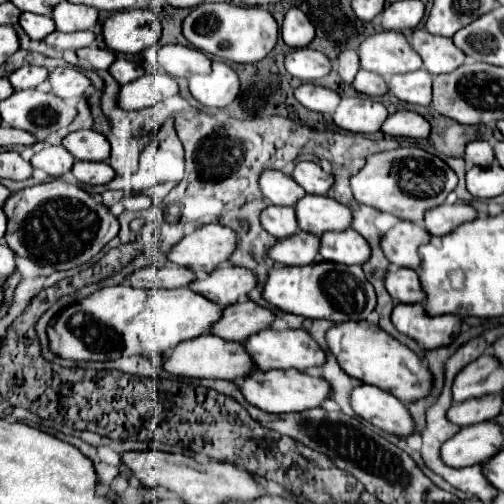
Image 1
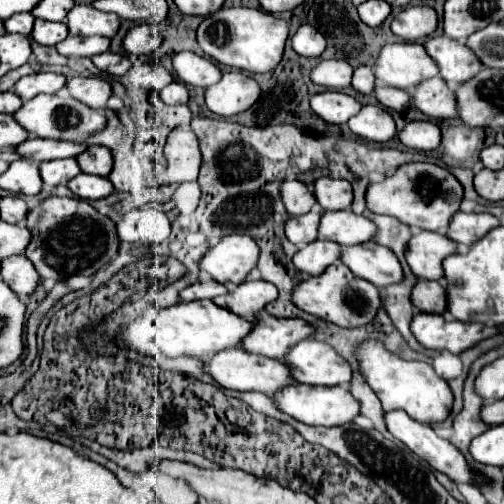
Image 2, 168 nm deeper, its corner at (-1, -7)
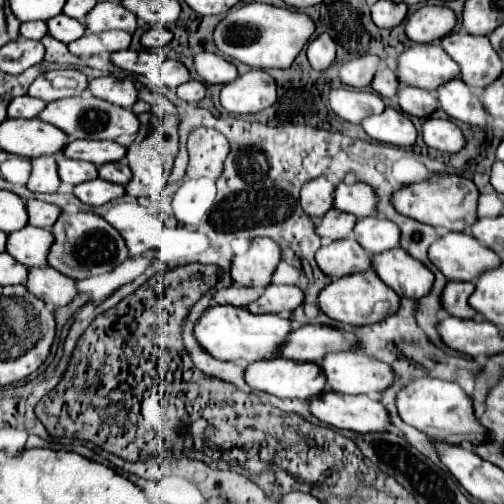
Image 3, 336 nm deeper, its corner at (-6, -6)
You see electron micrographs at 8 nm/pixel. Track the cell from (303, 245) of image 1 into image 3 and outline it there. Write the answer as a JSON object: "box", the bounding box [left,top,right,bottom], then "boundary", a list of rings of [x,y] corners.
{"box":[316,237,370,279],"boundary":[[[348,237],[340,241],[324,241],[316,251],[316,263],[324,275],[334,279],[338,275],[370,269],[370,255],[354,237]]]}

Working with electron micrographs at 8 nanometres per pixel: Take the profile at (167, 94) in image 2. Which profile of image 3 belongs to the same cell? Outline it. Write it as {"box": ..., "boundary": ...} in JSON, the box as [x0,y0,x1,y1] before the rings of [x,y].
{"box":[178,81,206,103],"boundary":[[[188,81],[178,87],[178,97],[186,103],[198,103],[206,95],[206,85],[200,81]]]}

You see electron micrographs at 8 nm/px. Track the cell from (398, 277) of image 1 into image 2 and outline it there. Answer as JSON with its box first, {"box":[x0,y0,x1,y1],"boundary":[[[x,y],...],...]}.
{"box":[411,280,447,314],"boundary":[[[419,280],[417,286],[413,288],[411,294],[413,304],[421,312],[431,312],[431,314],[443,314],[447,310],[447,300],[445,300],[445,288],[441,282],[429,282],[429,280]]]}

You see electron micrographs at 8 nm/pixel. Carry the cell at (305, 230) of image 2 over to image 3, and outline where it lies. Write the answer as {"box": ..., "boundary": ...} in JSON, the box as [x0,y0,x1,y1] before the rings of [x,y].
{"box":[316,209,354,239],"boundary":[[[330,209],[326,211],[326,215],[322,215],[316,221],[316,235],[320,239],[344,239],[352,235],[352,227],[354,227],[354,215],[346,215],[338,209]]]}

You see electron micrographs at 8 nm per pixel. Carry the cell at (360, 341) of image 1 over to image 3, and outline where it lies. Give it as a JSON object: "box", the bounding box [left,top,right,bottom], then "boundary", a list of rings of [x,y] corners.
{"box":[396,377,486,445],"boundary":[[[420,377],[400,389],[400,393],[396,395],[396,407],[398,407],[398,413],[404,423],[416,427],[418,431],[426,433],[428,437],[442,439],[442,441],[448,441],[454,445],[458,445],[462,441],[468,441],[474,445],[474,443],[486,439],[486,429],[474,417],[472,399],[462,391],[462,387],[458,383],[442,381],[442,379],[434,379],[434,377]]]}

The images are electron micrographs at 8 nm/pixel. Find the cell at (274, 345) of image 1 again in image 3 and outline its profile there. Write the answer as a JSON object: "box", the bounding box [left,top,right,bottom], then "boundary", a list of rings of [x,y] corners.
{"box":[318,351,392,403],"boundary":[[[362,351],[328,353],[318,365],[324,371],[326,383],[338,393],[364,393],[380,403],[382,391],[392,385],[390,365],[368,357]]]}

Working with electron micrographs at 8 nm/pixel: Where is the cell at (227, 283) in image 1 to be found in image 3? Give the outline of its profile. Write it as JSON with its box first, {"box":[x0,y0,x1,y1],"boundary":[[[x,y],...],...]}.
{"box":[248,283,304,313],"boundary":[[[270,283],[260,299],[252,301],[248,305],[250,313],[280,313],[280,311],[292,311],[298,305],[302,305],[304,295],[294,285],[274,285]]]}

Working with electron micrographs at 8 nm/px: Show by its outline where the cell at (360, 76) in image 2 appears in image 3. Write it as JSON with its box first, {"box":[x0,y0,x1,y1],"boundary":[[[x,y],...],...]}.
{"box":[372,67,398,99],"boundary":[[[382,67],[376,71],[374,79],[372,79],[372,89],[382,95],[382,97],[388,97],[388,99],[394,99],[396,97],[396,91],[398,91],[398,79],[394,75],[394,71],[390,71],[388,67]]]}

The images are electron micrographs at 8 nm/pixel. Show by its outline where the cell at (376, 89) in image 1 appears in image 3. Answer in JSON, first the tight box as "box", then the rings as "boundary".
{"box":[398,87,438,117],"boundary":[[[400,87],[398,89],[398,105],[404,113],[416,115],[416,117],[428,117],[436,111],[438,101],[434,99],[432,93],[424,89],[414,89],[414,87]]]}

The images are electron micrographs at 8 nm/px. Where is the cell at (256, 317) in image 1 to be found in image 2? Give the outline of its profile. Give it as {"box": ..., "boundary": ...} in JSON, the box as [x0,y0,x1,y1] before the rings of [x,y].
{"box":[243,318,313,360],"boundary":[[[255,318],[255,328],[245,336],[243,348],[251,354],[261,354],[267,358],[283,360],[285,352],[313,336],[313,326],[301,318]]]}

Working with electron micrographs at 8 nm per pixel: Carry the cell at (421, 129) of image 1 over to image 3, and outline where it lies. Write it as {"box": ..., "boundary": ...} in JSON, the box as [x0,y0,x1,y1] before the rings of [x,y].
{"box":[422,119,464,153],"boundary":[[[424,119],[422,139],[428,147],[444,153],[456,153],[464,147],[462,131],[448,119]]]}

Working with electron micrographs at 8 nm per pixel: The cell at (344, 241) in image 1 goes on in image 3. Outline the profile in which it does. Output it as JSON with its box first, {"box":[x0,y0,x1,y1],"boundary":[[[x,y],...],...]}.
{"box":[370,247,434,299],"boundary":[[[400,247],[370,255],[370,263],[372,271],[400,297],[420,299],[430,291],[434,283],[432,271],[418,263],[414,257],[406,255],[406,251]]]}

